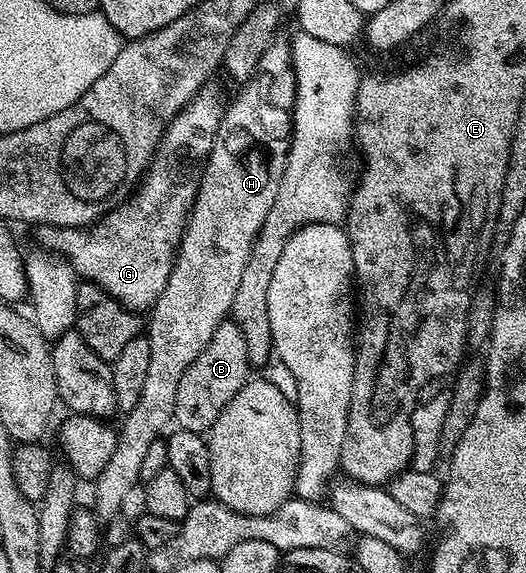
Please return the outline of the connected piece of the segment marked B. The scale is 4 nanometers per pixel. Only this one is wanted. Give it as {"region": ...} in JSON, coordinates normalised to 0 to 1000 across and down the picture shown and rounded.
{"region":[[[443,560],[420,564],[411,581],[403,581],[403,595],[395,595],[388,616],[380,616],[380,623],[357,637],[357,651],[350,651],[350,660],[342,665],[329,736],[348,752],[397,754],[411,728],[426,721],[433,700],[456,686],[477,654],[471,604],[456,567]]]}

